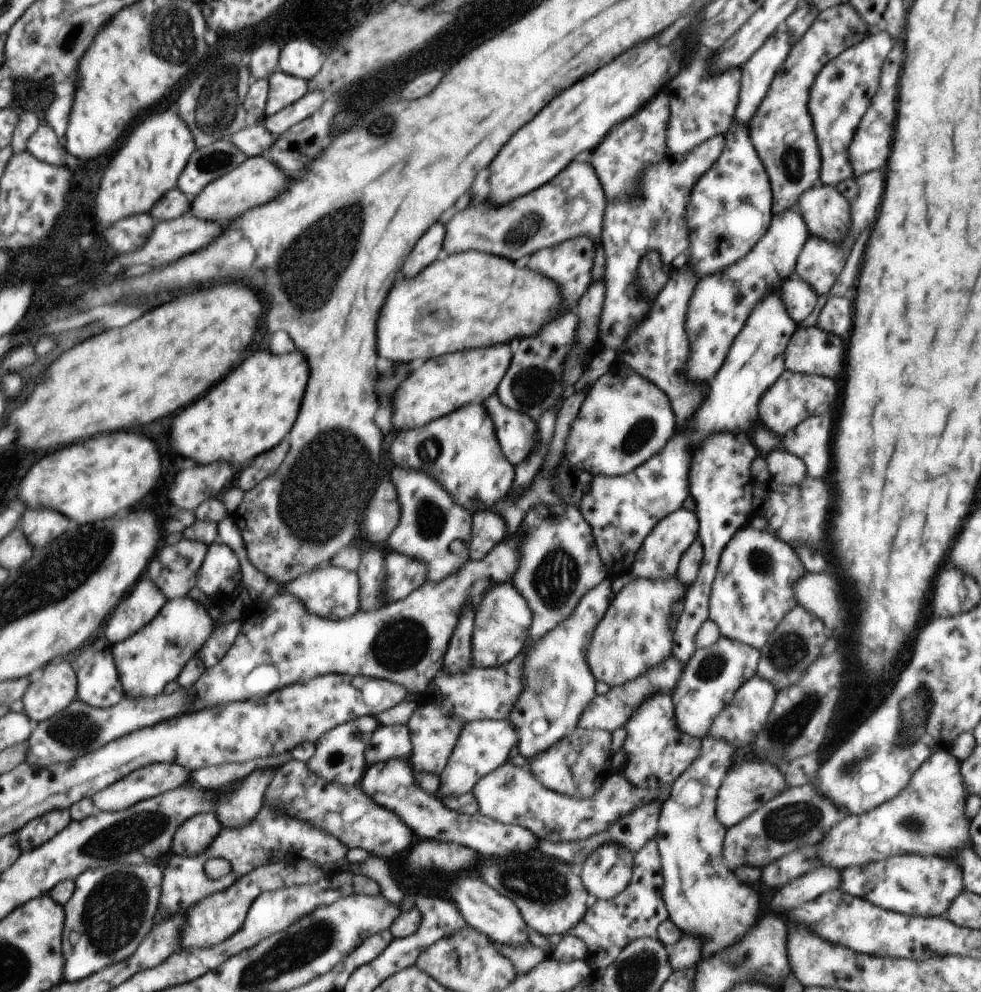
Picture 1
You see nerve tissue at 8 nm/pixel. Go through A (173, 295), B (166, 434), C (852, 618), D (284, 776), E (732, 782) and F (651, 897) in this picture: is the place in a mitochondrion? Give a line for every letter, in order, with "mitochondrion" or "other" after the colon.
A: other
B: other
C: other
D: other
E: other
F: other

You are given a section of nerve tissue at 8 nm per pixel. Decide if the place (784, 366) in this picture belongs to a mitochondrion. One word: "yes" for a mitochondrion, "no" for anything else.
no

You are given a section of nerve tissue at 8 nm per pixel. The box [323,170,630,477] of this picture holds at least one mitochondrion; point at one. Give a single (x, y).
(534, 385)

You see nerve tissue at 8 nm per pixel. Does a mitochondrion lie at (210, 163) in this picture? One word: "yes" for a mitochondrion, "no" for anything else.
yes

